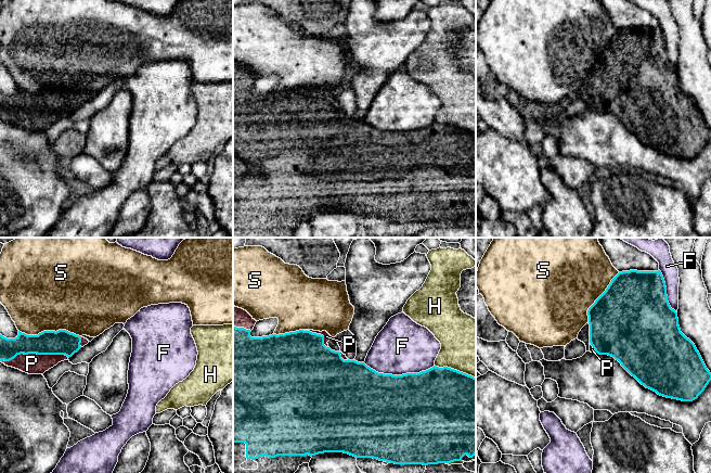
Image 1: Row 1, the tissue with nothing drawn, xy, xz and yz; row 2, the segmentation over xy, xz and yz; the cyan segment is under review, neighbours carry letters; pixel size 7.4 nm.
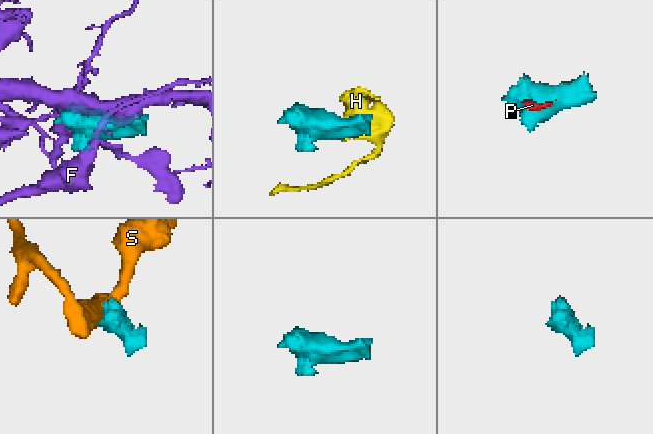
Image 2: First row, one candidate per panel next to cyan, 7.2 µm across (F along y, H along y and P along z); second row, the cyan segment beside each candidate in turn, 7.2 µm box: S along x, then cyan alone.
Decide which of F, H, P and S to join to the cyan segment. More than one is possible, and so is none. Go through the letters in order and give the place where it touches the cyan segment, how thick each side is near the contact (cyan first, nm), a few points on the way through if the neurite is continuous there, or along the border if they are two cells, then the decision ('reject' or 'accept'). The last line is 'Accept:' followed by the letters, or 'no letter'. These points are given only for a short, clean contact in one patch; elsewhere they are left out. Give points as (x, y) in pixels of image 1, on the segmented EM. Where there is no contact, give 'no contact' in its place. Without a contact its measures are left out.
F: meets cyan in xz at (399, 375); 500 nm thick on the cyan side, 400 nm on the other; reject
H: meets cyan in xz at (455, 370); 500 nm thick on the cyan side, 420 nm on the other; reject
P: meets cyan in xy at (35, 353); 190 nm thick on the cyan side, 160 nm on the other; accept
S: meets cyan in xy at (50, 331); 190 nm thick on the cyan side, 500 nm on the other; reject
Accept: P

